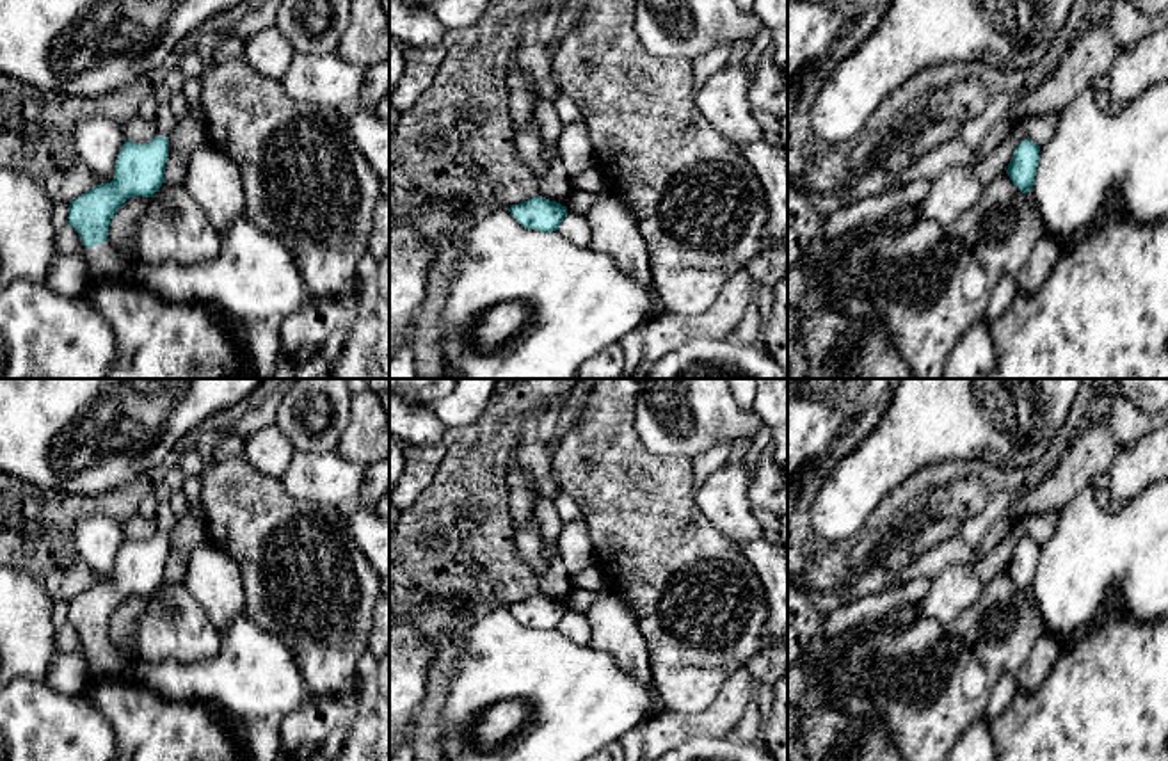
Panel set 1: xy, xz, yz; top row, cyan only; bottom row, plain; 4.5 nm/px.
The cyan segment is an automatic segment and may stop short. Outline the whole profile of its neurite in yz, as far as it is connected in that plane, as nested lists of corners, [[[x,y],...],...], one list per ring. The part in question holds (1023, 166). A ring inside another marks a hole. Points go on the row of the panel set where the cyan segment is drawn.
[[[1022,139],[1008,164],[1006,174],[1020,188],[1022,194],[1029,192],[1035,183],[1038,167],[1040,146],[1031,139]]]

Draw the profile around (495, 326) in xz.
[[[503,302],[480,315],[473,340],[482,350],[491,350],[512,338],[528,320],[530,308],[524,302]]]

